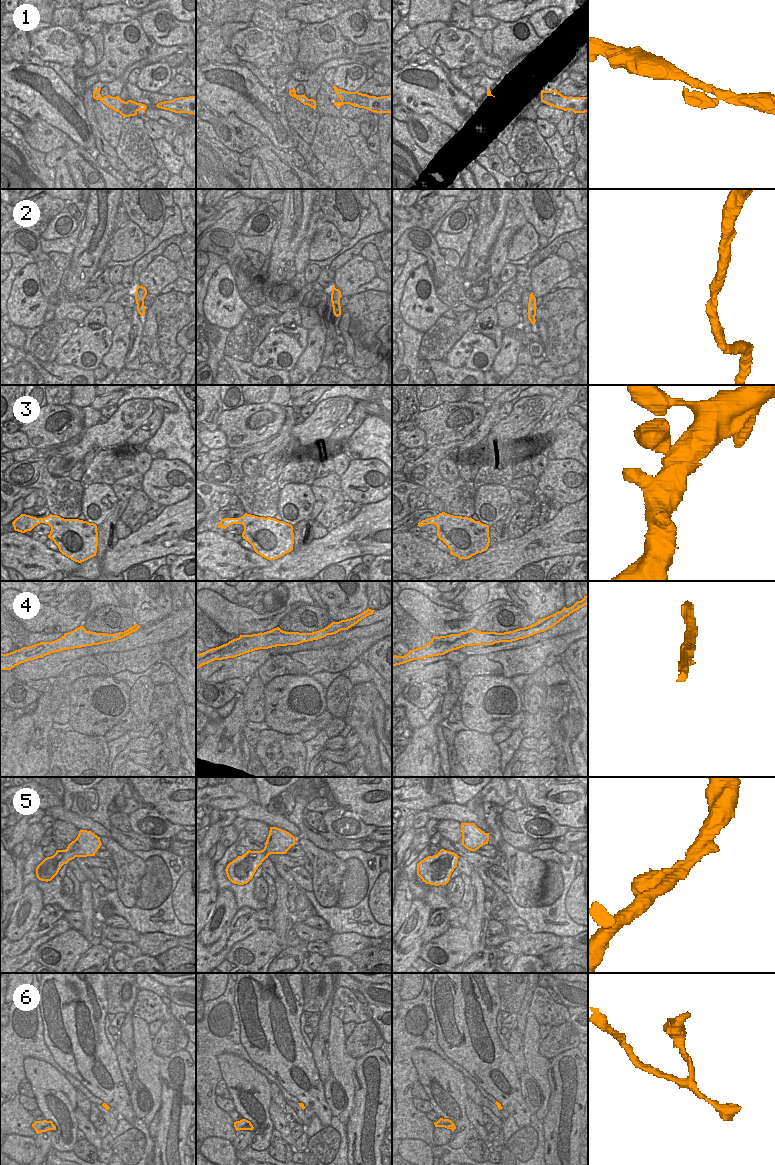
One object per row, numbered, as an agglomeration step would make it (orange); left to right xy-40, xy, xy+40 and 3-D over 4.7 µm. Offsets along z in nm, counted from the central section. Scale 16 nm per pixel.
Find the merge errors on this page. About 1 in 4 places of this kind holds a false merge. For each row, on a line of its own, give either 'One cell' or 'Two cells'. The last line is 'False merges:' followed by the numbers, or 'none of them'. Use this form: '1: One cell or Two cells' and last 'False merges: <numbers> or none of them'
1: Two cells
2: One cell
3: One cell
4: One cell
5: One cell
6: One cell
False merges: 1.

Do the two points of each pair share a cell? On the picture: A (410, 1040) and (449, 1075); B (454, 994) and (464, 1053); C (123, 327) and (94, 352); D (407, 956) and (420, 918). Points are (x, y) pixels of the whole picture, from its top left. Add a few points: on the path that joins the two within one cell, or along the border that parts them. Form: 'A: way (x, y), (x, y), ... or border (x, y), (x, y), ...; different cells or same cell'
A: border (411, 1053), (415, 1049), (430, 1049), (441, 1057); different cells
B: way (463, 1009), (466, 1038); same cell
C: border (113, 330), (110, 348), (102, 359); different cells
D: border (426, 926), (425, 930), (402, 951); different cells

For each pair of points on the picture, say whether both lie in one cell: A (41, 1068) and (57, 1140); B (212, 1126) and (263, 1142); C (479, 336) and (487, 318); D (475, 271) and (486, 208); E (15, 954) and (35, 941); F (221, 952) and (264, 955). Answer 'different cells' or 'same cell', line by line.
A: same cell
B: different cells
C: different cells
D: same cell
E: same cell
F: different cells

